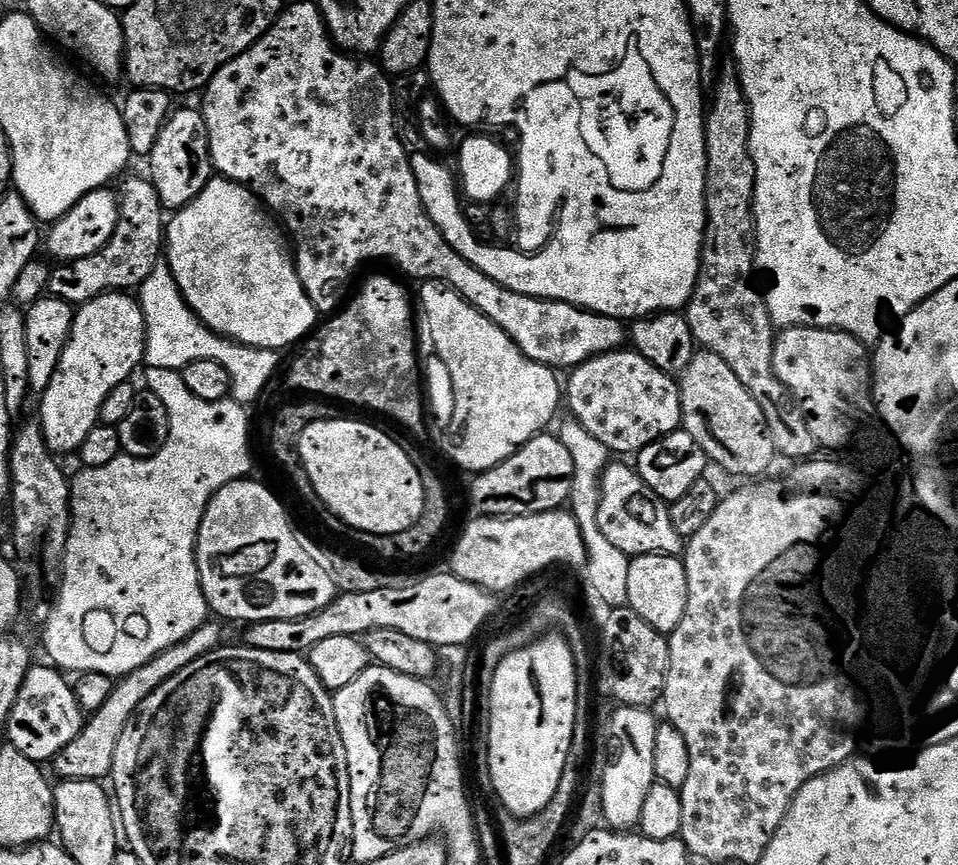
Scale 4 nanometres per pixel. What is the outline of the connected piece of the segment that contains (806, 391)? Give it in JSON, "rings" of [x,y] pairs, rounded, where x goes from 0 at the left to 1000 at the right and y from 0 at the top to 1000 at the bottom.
{"rings":[[[820,379],[811,387],[808,400],[808,432],[816,442],[818,452],[835,471],[841,497],[857,519],[880,519],[895,503],[902,480],[908,476],[910,457],[910,418],[907,403],[896,391],[882,384],[871,384],[866,379]]]}

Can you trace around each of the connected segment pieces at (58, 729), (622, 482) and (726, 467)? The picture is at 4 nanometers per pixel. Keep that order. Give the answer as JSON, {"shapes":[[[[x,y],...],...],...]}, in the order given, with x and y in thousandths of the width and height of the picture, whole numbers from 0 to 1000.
{"shapes":[[[[57,771],[29,773],[27,788],[23,788],[23,798],[15,812],[15,821],[10,821],[7,859],[18,865],[27,876],[42,881],[47,876],[59,874],[77,853],[90,836],[90,828],[84,820],[79,807],[80,797],[71,792],[66,776]]],[[[636,535],[626,550],[624,608],[628,613],[633,627],[645,631],[645,636],[649,636],[658,645],[661,643],[677,643],[678,640],[710,643],[712,638],[712,621],[708,617],[708,613],[704,613],[698,584],[689,578],[687,571],[683,571],[683,566],[678,566],[678,562],[674,562],[674,557],[670,557],[668,547],[664,545],[659,535]]],[[[731,405],[720,418],[720,423],[716,423],[716,428],[710,431],[708,443],[712,462],[712,483],[714,484],[713,498],[718,499],[720,506],[724,506],[724,511],[729,511],[729,516],[733,516],[740,533],[746,540],[748,536],[754,545],[761,546],[764,550],[796,551],[793,549],[809,532],[812,532],[812,524],[802,501],[795,469],[791,469],[791,465],[787,465],[787,455],[783,455],[783,451],[779,451],[779,446],[775,446],[775,442],[770,442],[770,432],[766,432],[766,428],[762,428],[762,423],[758,423],[758,418],[754,418],[754,414],[749,414],[749,409]]]]}

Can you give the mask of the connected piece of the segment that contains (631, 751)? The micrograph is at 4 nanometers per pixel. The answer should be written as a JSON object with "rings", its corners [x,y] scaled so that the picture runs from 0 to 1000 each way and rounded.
{"rings":[[[652,818],[642,820],[639,828],[639,860],[643,864],[643,875],[635,883],[630,898],[626,902],[626,934],[630,938],[630,948],[636,958],[660,960],[670,946],[670,932],[674,932],[674,923],[685,908],[683,895],[683,849],[686,829],[683,830],[677,820]]]}

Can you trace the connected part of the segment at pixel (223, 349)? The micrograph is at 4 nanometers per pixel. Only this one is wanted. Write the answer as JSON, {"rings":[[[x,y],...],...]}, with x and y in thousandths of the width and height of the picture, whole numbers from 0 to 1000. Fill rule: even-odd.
{"rings":[[[174,304],[163,305],[157,312],[157,321],[145,331],[144,346],[150,364],[150,421],[154,425],[191,428],[198,418],[228,418],[242,438],[241,461],[256,469],[263,469],[282,449],[284,434],[292,428],[293,416],[279,412],[280,402],[261,405],[255,398],[220,384],[192,348]]]}

